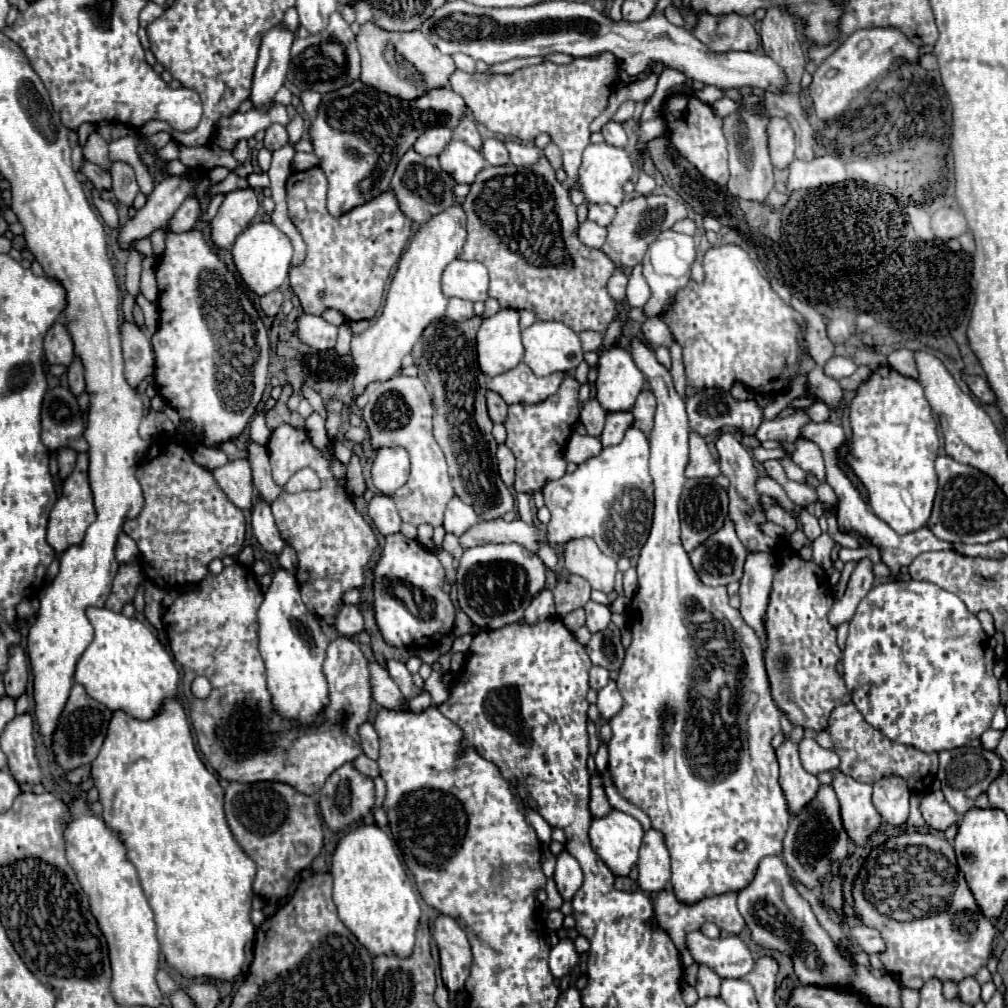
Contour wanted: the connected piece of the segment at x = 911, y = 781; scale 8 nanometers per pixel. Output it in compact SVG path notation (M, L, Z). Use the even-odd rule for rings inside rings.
M844 704L832 710L832 716L828 720L828 732L830 738L834 742L834 750L840 756L840 772L864 782L864 784L874 784L884 776L902 776L910 790L916 794L924 794L928 792L934 776L936 776L936 766L938 766L938 754L932 752L922 752L916 750L914 746L906 746L894 740L888 740L880 730L876 730L874 726L870 726L864 716L856 710L856 706Z

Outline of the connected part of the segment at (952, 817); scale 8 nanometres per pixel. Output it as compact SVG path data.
M940 790L930 792L922 798L920 812L922 812L926 824L940 832L944 832L948 826L958 822L958 814L948 806L948 802Z

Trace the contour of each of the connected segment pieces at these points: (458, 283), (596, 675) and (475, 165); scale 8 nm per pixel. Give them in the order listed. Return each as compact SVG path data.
M452 260L442 274L442 292L446 298L462 298L470 302L488 300L488 270L480 262Z
M592 666L592 670L590 670L590 686L592 686L594 690L600 690L600 688L604 688L608 682L610 682L610 672L604 670L602 666Z
M454 140L450 142L442 154L438 156L440 166L458 182L458 184L472 184L476 174L486 166L484 156L474 150L472 146Z

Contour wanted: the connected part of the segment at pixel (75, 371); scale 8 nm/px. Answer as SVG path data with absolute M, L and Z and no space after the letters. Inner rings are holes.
M74 358L74 362L68 368L68 384L70 384L72 394L80 396L84 392L84 370L78 358Z

